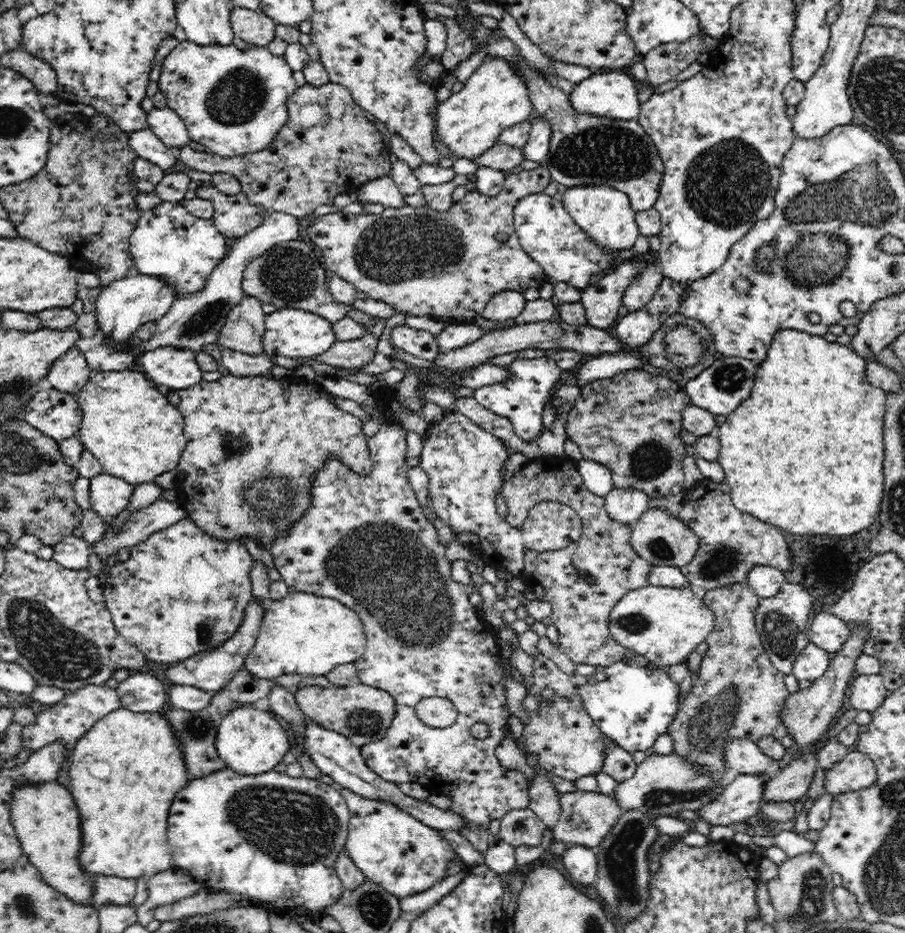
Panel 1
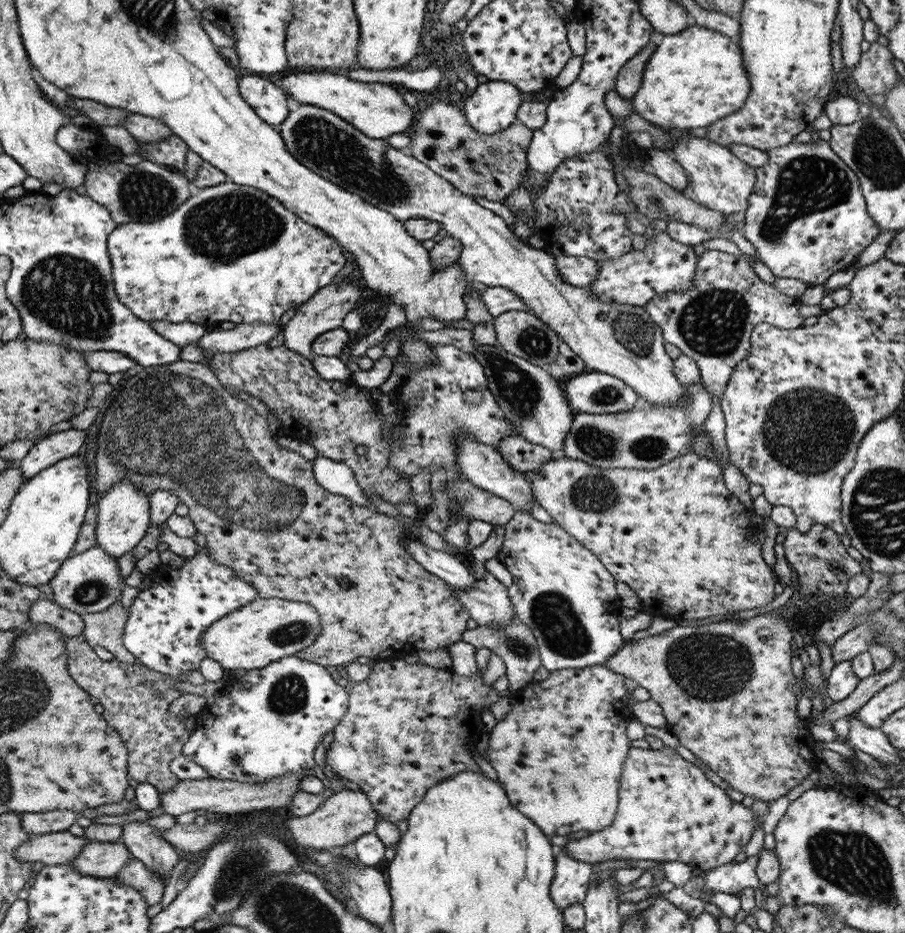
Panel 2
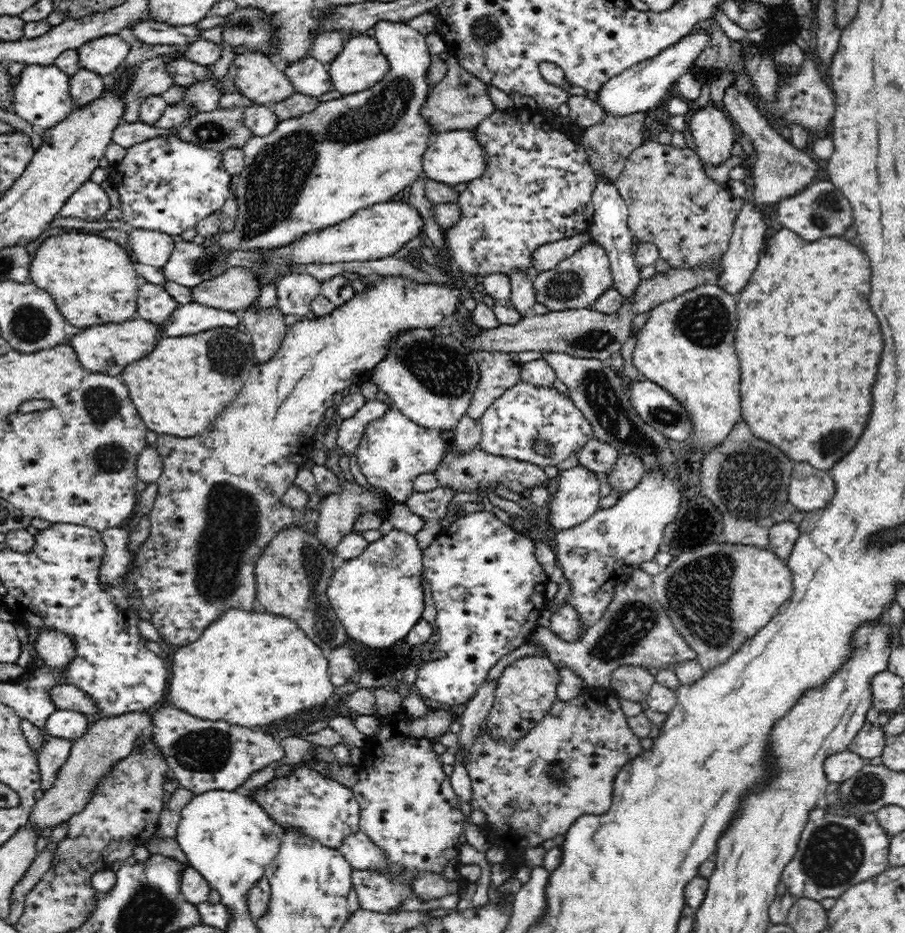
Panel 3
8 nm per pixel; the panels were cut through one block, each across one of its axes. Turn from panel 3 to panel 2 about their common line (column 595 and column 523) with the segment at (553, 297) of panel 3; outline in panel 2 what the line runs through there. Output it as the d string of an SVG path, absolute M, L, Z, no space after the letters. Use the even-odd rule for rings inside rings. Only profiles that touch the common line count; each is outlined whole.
M301 104L301 106L292 112L289 112L288 118L284 123L281 124L281 135L285 139L285 143L288 145L288 149L306 168L311 168L315 173L321 174L326 180L333 181L334 184L341 185L343 189L348 192L354 193L355 195L361 196L362 200L368 201L373 204L376 208L380 208L392 214L396 217L396 220L406 222L412 218L426 218L428 220L434 220L442 225L448 232L448 236L455 239L461 245L461 254L457 260L458 267L463 271L463 278L468 282L482 283L488 287L506 287L510 292L514 292L520 301L527 307L527 311L534 317L542 320L544 324L547 324L560 338L564 341L574 352L578 355L587 366L589 370L605 373L609 376L617 377L622 380L626 385L631 386L634 391L638 393L639 397L645 398L650 404L666 404L666 406L676 406L678 402L684 402L686 400L687 386L682 385L673 372L674 365L673 360L666 354L665 351L665 340L662 336L661 328L654 324L651 317L647 314L644 307L631 306L630 304L607 304L607 302L601 302L597 298L590 288L587 287L575 287L565 282L565 279L560 275L558 268L556 267L556 259L552 257L546 249L534 249L531 248L526 242L519 240L512 228L506 224L502 217L496 215L493 211L482 207L478 204L475 199L471 196L460 192L453 184L450 184L446 178L438 176L436 172L430 170L426 164L420 162L406 151L403 152L397 148L391 147L386 139L374 139L368 137L355 125L350 124L349 121L339 117L337 113L330 112L329 109L320 108L311 104Z

